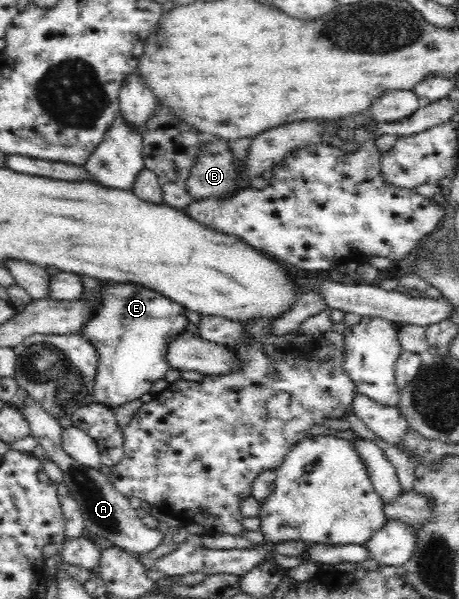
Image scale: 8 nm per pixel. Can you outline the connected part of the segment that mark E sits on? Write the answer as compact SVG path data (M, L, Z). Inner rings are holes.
M99 280L99 290L86 291L84 289L77 301L85 303L91 311L94 311L93 315L86 319L82 329L77 332L80 338L84 338L96 350L94 401L114 409L128 401L140 399L142 395L149 393L154 383L165 379L168 369L171 369L168 364L168 347L174 339L187 333L189 319L184 306L140 284L103 282L102 280Z

